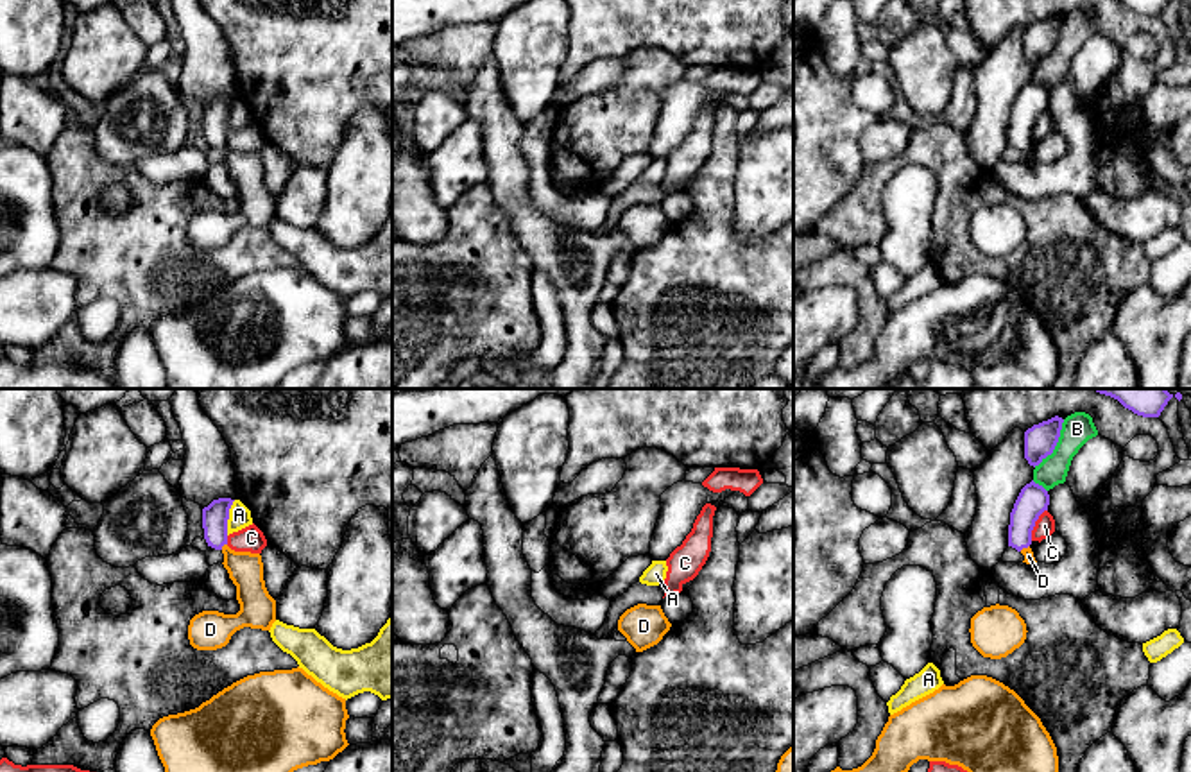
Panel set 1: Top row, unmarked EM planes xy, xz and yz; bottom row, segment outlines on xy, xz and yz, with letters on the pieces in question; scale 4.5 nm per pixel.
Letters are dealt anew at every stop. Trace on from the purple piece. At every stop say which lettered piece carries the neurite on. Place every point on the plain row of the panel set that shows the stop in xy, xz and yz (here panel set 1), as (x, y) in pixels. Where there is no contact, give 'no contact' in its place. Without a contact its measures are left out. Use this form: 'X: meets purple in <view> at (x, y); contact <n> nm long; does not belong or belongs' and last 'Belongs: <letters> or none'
A: meets purple in xy at (228, 117); contact 170 nm long; does not belong
B: meets purple in yz at (1055, 43); contact 260 nm long; does not belong
C: meets purple in yz at (1034, 124); contact 160 nm long; does not belong
D: meets purple in xy at (222, 144); contact 40 nm long; belongs
Belongs: D

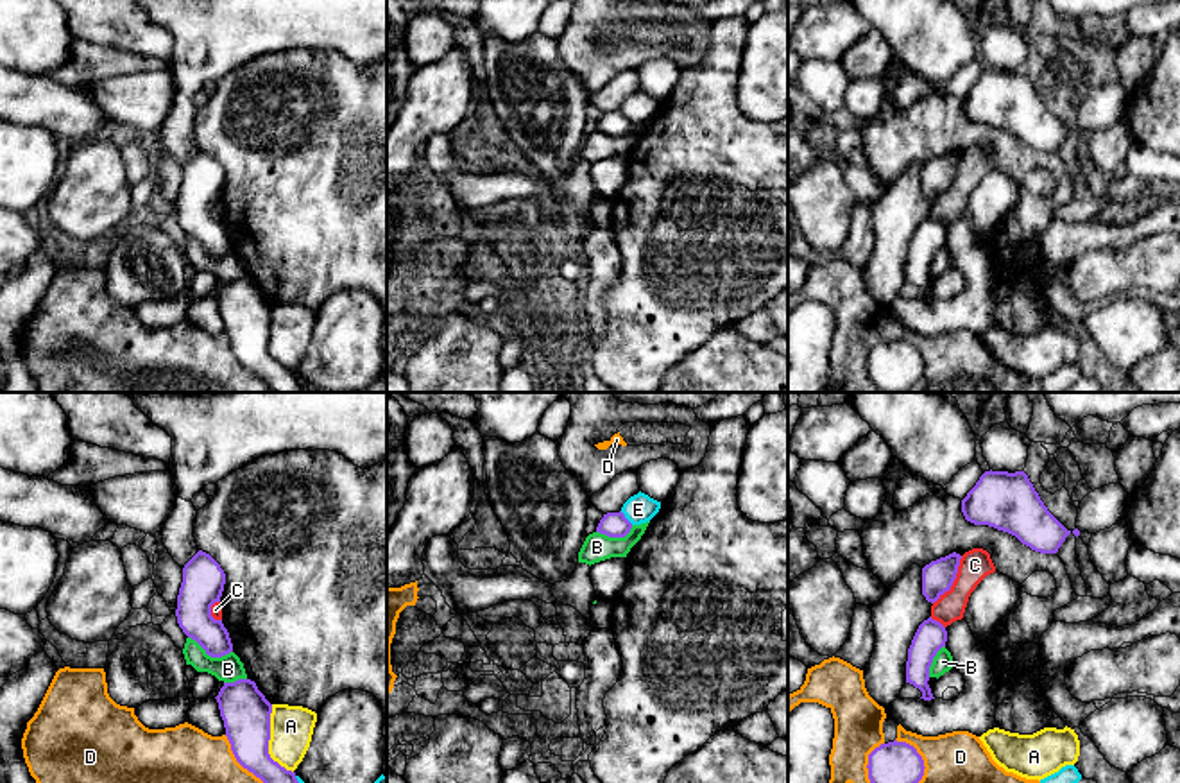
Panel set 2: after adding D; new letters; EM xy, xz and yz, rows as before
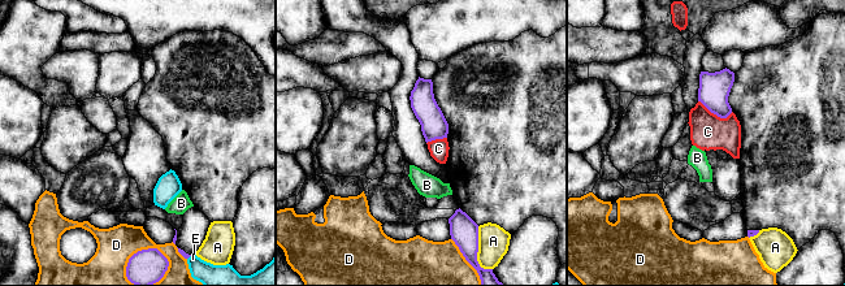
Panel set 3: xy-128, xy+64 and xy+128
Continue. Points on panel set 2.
A: meets purple in xy at (267, 341); contact 320 nm long; does not belong
B: meets purple in xy at (210, 253); contact 220 nm long; does not belong
C: meets purple in yz at (953, 180); contact 260 nm long; does not belong
D: meets purple in yz at (923, 362); contact 260 nm long; does not belong
E: meets purple in xz at (625, 117); contact 90 nm long; does not belong
Belongs: none

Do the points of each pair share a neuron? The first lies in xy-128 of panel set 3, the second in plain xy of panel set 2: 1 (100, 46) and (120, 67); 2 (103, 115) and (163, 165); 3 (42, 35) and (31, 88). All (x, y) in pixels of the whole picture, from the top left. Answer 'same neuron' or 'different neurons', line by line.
1: same neuron
2: different neurons
3: different neurons

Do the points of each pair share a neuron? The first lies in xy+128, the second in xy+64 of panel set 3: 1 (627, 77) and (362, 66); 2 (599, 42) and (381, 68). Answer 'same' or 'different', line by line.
1: same
2: different

